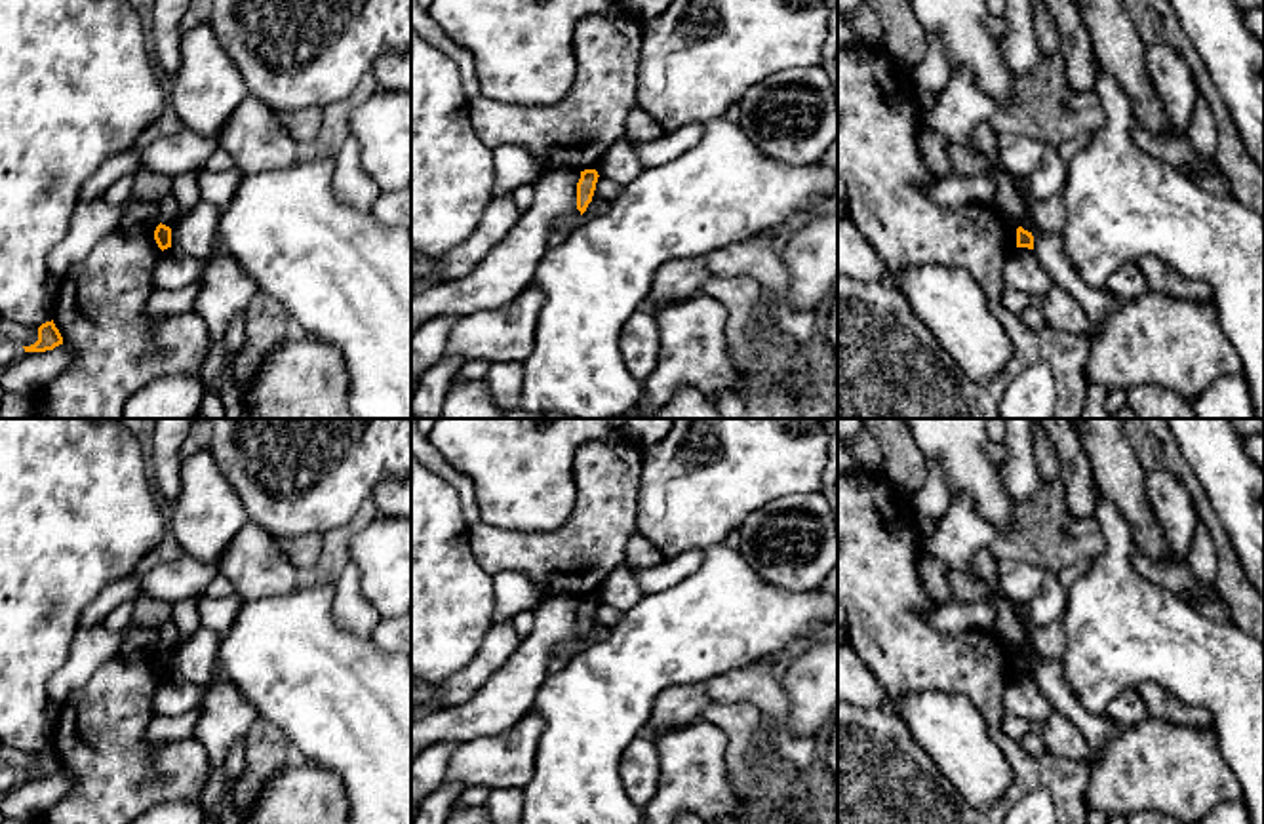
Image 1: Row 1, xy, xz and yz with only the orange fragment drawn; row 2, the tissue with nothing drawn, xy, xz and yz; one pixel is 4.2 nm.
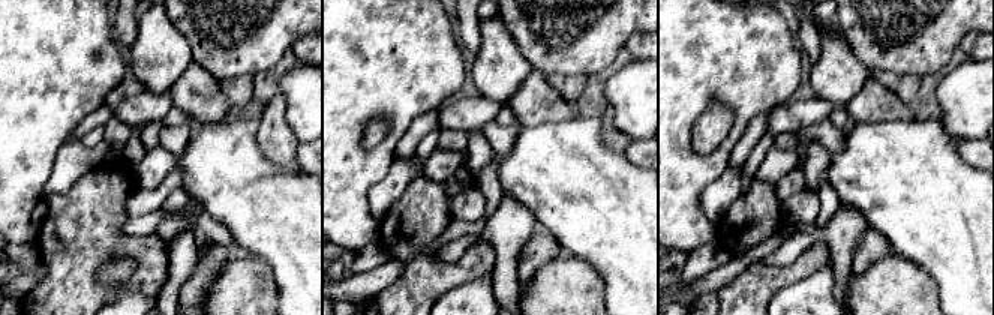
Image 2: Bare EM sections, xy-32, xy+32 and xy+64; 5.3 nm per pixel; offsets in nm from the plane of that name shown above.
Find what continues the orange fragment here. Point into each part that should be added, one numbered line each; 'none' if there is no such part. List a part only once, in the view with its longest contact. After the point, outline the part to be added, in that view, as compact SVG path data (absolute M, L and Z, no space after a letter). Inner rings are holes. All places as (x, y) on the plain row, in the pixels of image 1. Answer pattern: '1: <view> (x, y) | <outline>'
none

